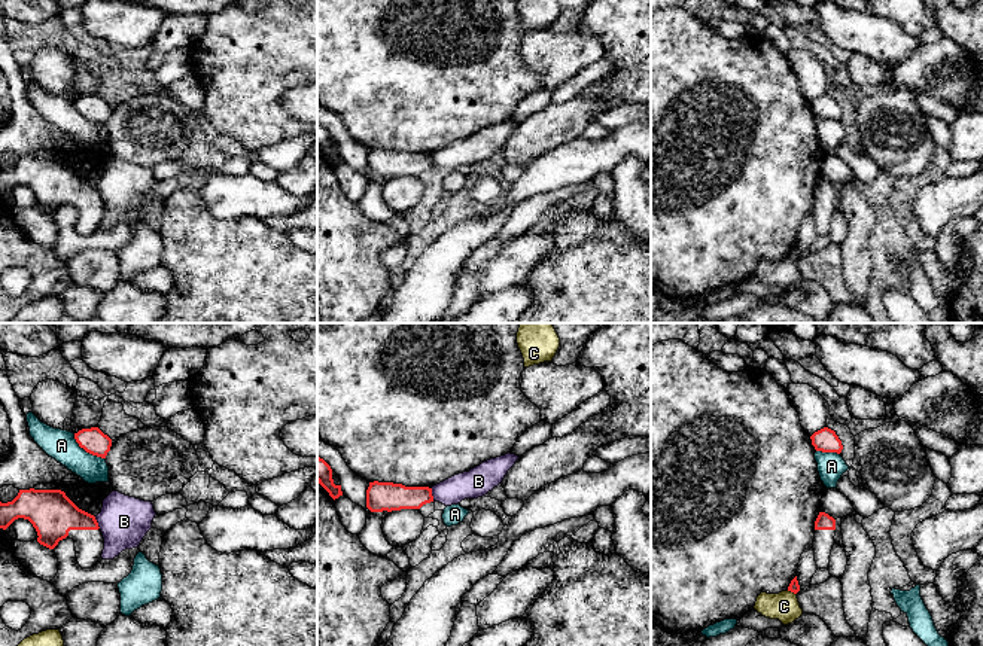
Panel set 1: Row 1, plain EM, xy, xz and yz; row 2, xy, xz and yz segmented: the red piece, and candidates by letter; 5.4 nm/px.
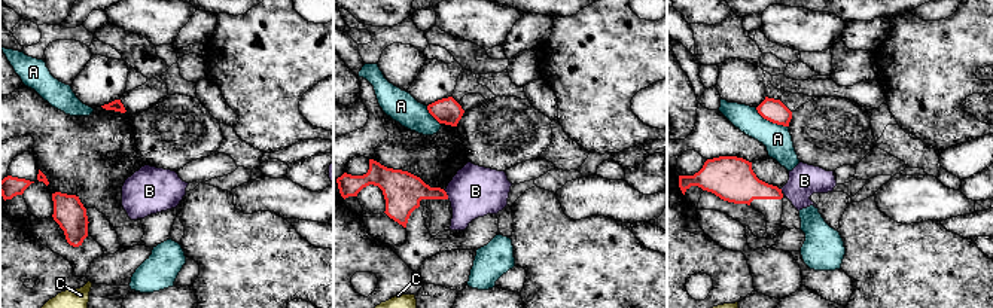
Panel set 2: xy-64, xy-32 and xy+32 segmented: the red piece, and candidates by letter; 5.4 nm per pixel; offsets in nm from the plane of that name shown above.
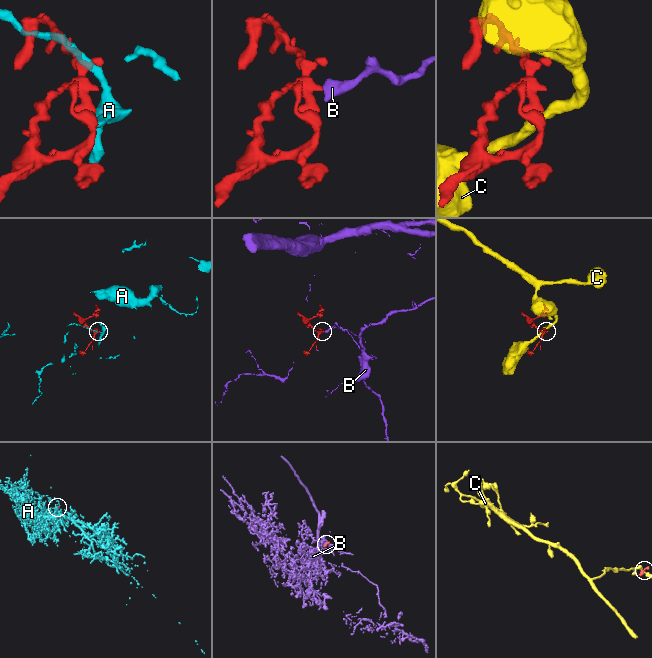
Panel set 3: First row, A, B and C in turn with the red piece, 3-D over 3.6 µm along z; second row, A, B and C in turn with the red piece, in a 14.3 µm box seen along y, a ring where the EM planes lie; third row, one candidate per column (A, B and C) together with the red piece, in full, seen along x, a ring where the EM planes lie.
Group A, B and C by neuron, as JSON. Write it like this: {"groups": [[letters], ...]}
{"groups": [["A"], ["B"], ["C"]]}

